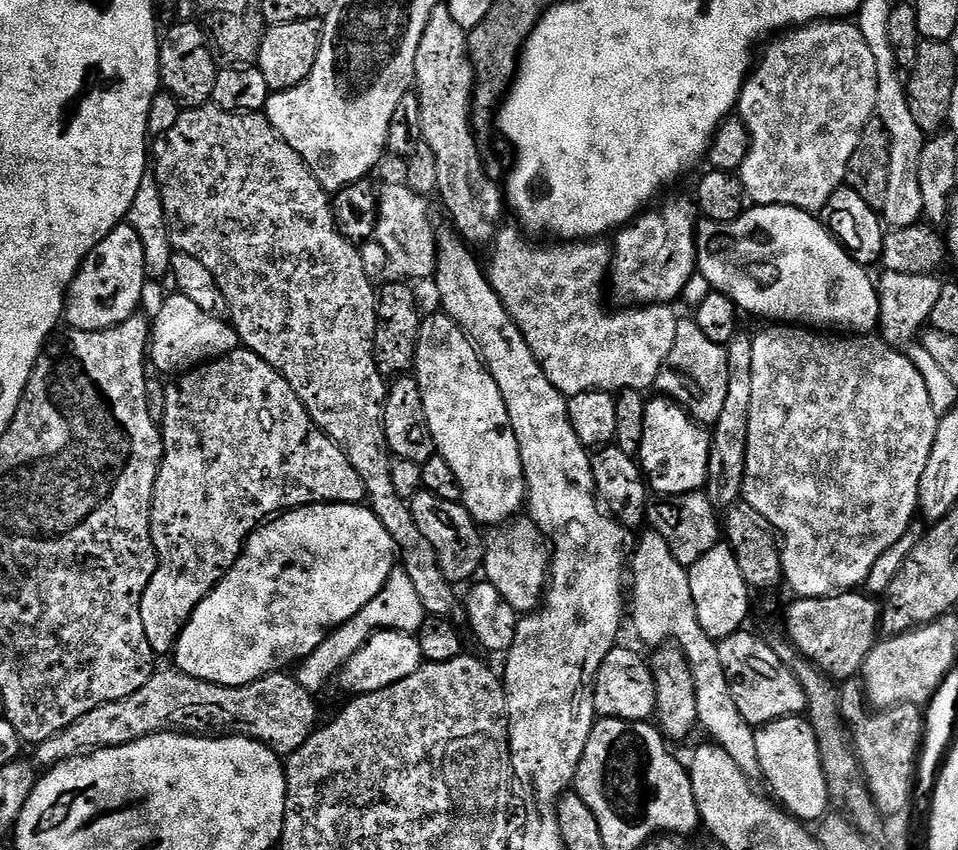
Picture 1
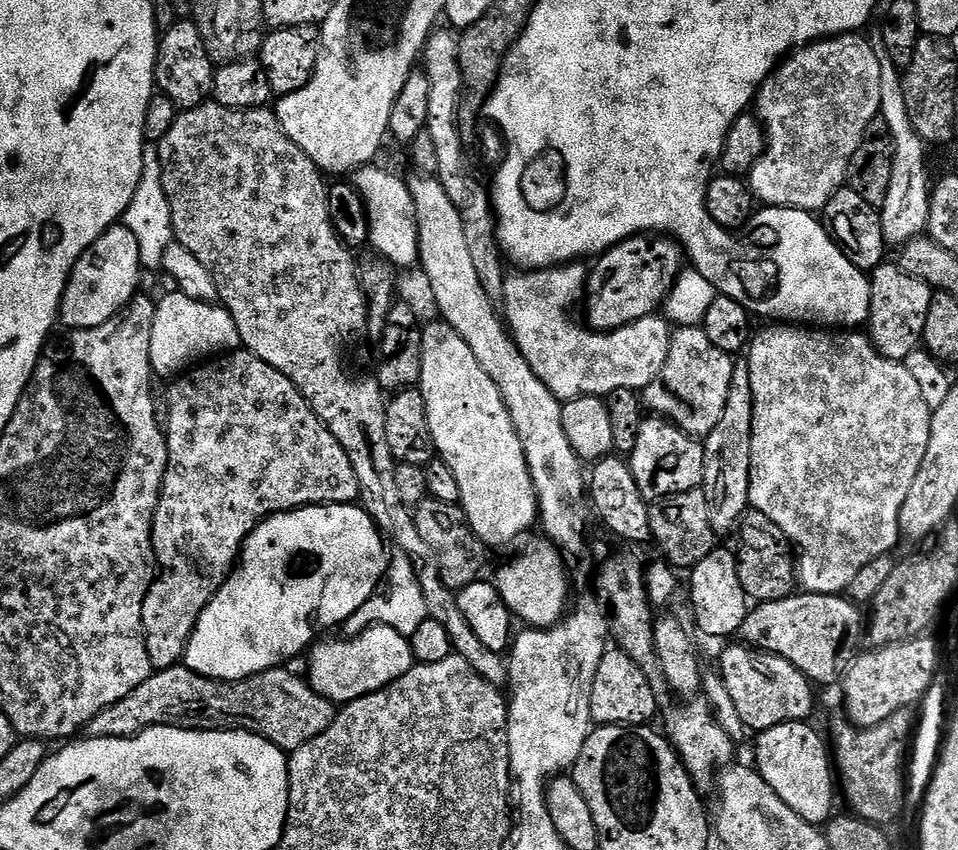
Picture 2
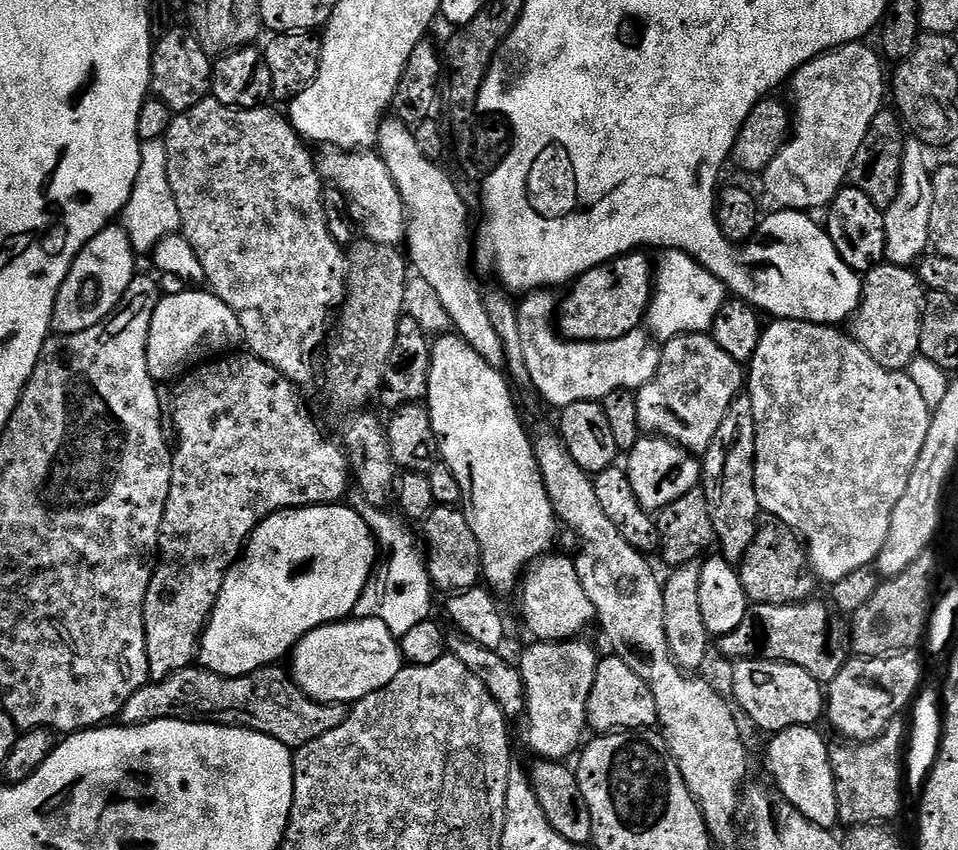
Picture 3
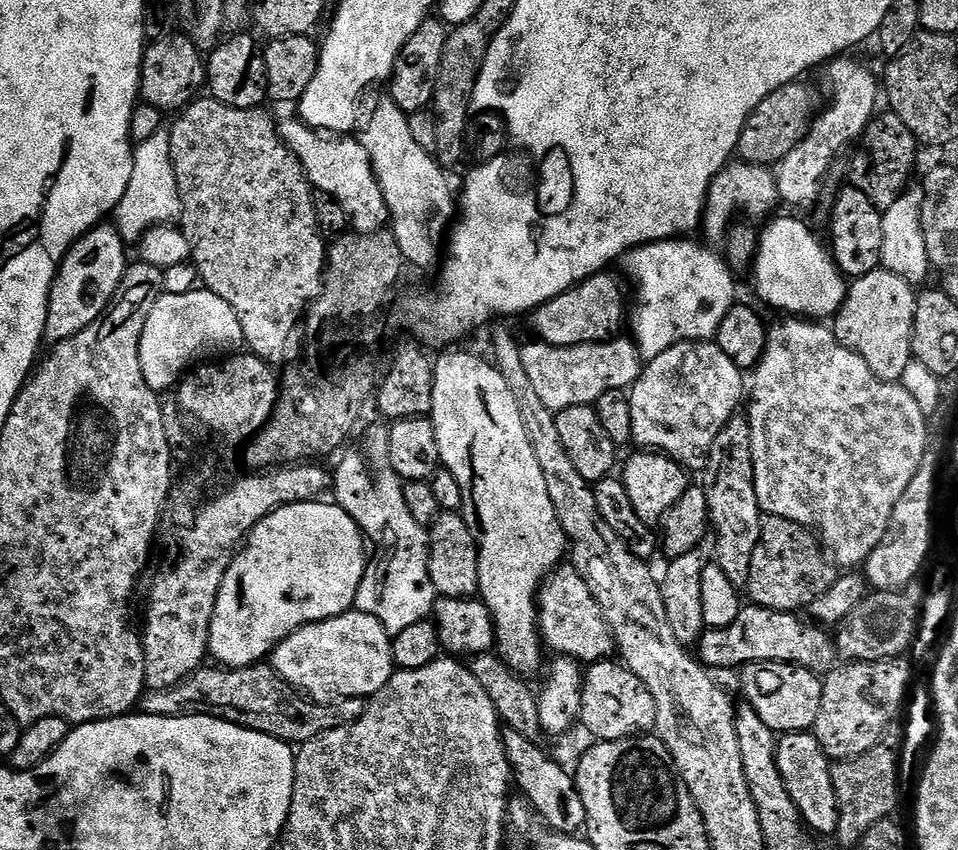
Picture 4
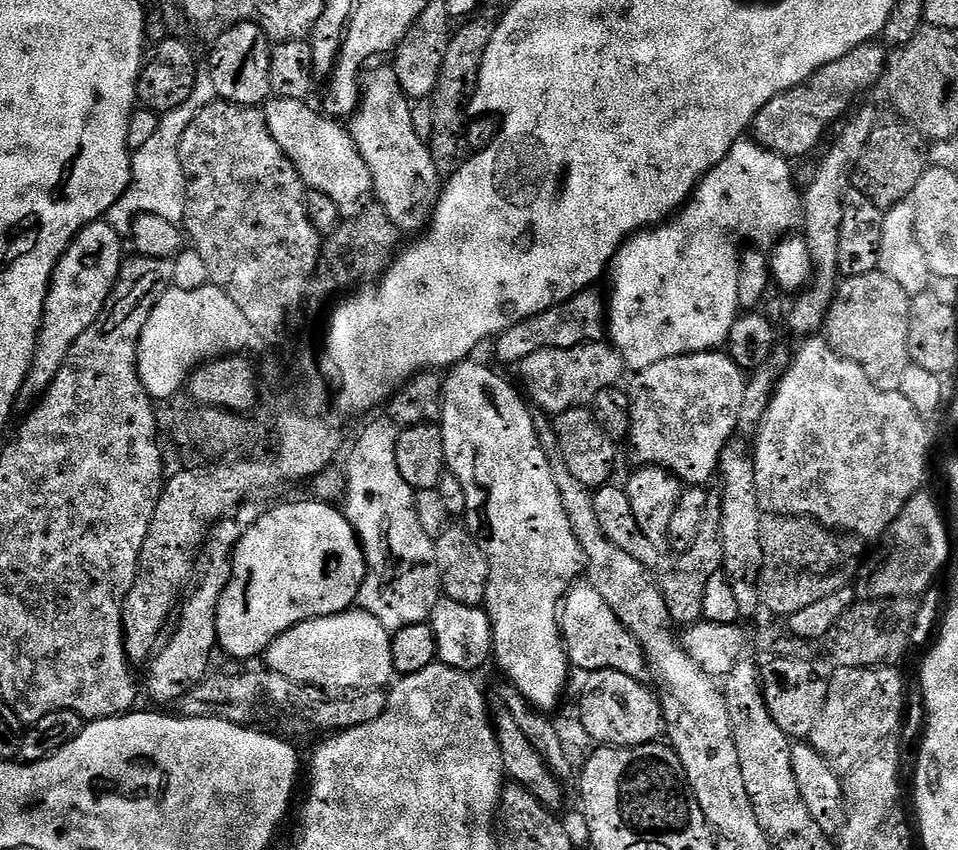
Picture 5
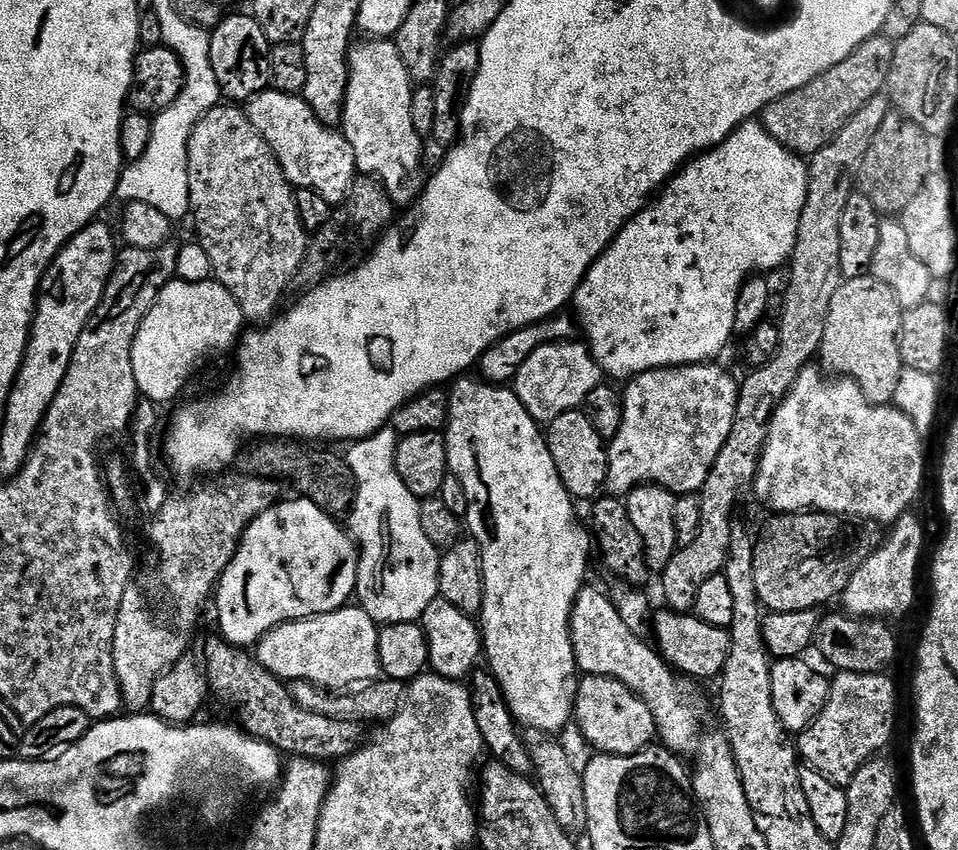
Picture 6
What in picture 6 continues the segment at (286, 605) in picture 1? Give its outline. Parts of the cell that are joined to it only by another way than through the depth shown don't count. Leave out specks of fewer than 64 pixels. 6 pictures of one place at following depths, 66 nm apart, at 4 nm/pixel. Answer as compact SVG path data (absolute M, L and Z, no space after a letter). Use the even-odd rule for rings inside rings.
M281 499L279 504L254 518L237 543L234 558L216 585L214 608L216 604L216 616L220 619L219 635L237 648L247 649L259 644L267 632L280 624L336 612L353 599L360 569L360 554L355 539L336 525L339 524L337 517L314 506L314 502L295 499Z

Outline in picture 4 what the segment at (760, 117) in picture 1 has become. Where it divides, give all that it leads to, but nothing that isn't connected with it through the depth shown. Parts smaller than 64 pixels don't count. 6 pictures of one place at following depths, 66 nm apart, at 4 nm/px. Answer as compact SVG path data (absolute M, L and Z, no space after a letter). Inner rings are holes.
M845 54L828 61L823 72L825 71L824 80L832 91L832 109L829 112L821 111L805 140L798 142L798 146L775 165L776 185L785 205L814 203L820 196L820 187L823 186L824 179L829 179L834 165L839 161L836 159L863 137L868 123L877 115L876 99L880 100L882 96L878 76L854 57L855 55Z

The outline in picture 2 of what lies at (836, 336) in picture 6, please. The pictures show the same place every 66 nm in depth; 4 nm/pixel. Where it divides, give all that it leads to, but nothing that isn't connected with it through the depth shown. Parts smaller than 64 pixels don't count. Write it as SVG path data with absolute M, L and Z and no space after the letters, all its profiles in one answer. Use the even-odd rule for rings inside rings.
M885 262L872 269L870 283L872 289L866 335L886 358L903 362L909 354L921 347L926 314L930 314L934 289L918 278L910 278L910 274L903 272L896 262Z

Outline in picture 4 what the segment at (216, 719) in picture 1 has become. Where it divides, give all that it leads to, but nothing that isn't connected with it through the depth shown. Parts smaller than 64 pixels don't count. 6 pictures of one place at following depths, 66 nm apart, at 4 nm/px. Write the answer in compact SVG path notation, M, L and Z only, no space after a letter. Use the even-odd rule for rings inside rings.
M264 662L254 664L251 668L205 666L170 690L145 691L142 697L142 712L146 716L216 716L219 720L296 746L324 732L352 725L366 708L363 697L337 701L335 704L315 703L286 683L275 668Z

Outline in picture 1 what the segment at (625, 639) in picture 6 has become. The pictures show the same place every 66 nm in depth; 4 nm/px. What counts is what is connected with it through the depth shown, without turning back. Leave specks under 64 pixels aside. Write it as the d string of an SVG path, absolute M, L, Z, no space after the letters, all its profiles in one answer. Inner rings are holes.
M513 519L507 527L497 531L500 533L493 540L487 541L482 576L518 614L527 614L535 612L544 599L548 570L552 567L552 545L548 543L548 535L534 521L520 519Z

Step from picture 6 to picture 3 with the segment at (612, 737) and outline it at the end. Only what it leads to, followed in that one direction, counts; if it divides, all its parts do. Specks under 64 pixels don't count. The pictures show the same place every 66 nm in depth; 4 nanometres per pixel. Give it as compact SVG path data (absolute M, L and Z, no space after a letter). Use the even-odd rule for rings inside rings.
M615 654L601 659L596 665L594 686L588 699L588 728L596 734L606 732L639 732L657 727L656 703L654 694L650 694L650 686L622 658Z

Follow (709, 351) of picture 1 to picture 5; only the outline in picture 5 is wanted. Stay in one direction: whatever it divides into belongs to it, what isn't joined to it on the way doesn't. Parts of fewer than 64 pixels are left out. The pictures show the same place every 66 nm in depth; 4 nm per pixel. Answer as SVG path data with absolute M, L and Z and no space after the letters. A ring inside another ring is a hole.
M713 350L688 352L678 358L666 358L666 362L654 362L654 366L646 366L646 370L635 373L631 378L632 425L627 443L632 444L635 463L667 468L688 486L707 485L707 480L717 475L722 450L737 435L738 414L748 385L745 369L736 365L727 351Z

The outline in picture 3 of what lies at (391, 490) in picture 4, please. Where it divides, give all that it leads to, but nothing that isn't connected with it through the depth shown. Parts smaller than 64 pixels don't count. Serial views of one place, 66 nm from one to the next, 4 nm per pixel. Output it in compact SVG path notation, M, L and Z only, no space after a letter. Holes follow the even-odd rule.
M368 506L365 509L362 512L364 520L370 526L370 530L382 549L383 559L384 556L388 559L388 565L384 568L384 576L375 577L370 588L370 595L363 601L362 608L368 611L365 613L369 617L386 622L386 626L399 638L414 626L418 626L418 622L427 620L433 615L434 585L428 573L425 557L422 555L421 545L418 540L418 545L416 545L416 540L408 529L411 527L399 515L391 516L390 513L384 512L388 510L383 507Z

